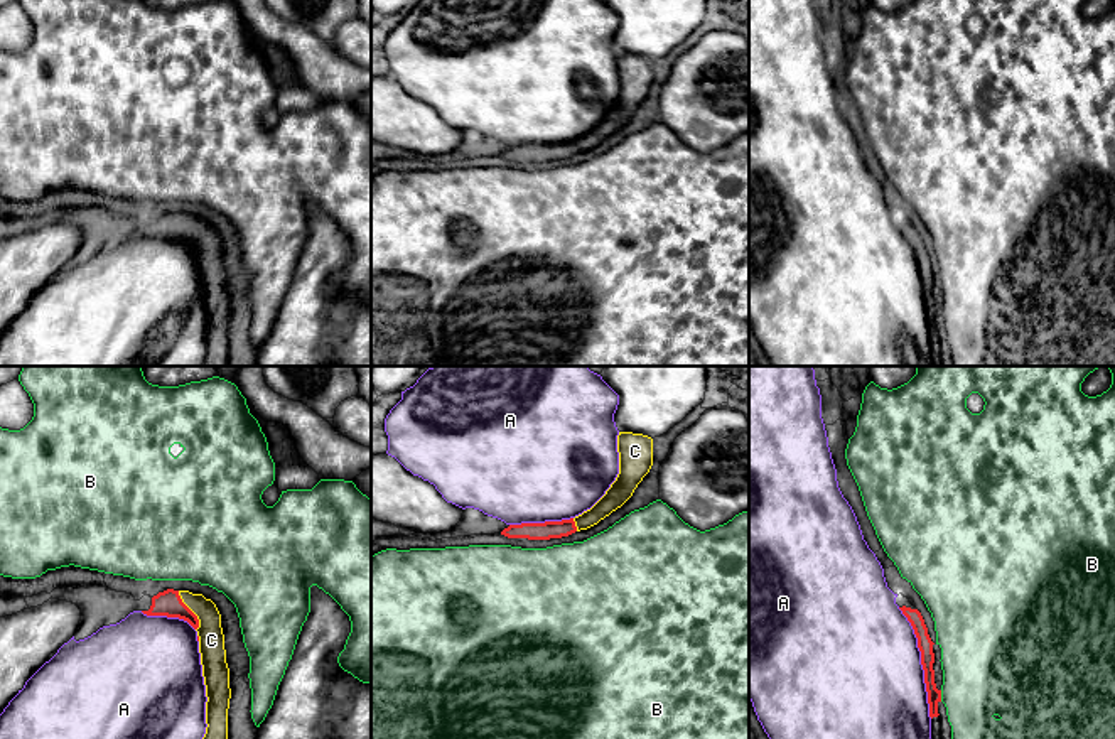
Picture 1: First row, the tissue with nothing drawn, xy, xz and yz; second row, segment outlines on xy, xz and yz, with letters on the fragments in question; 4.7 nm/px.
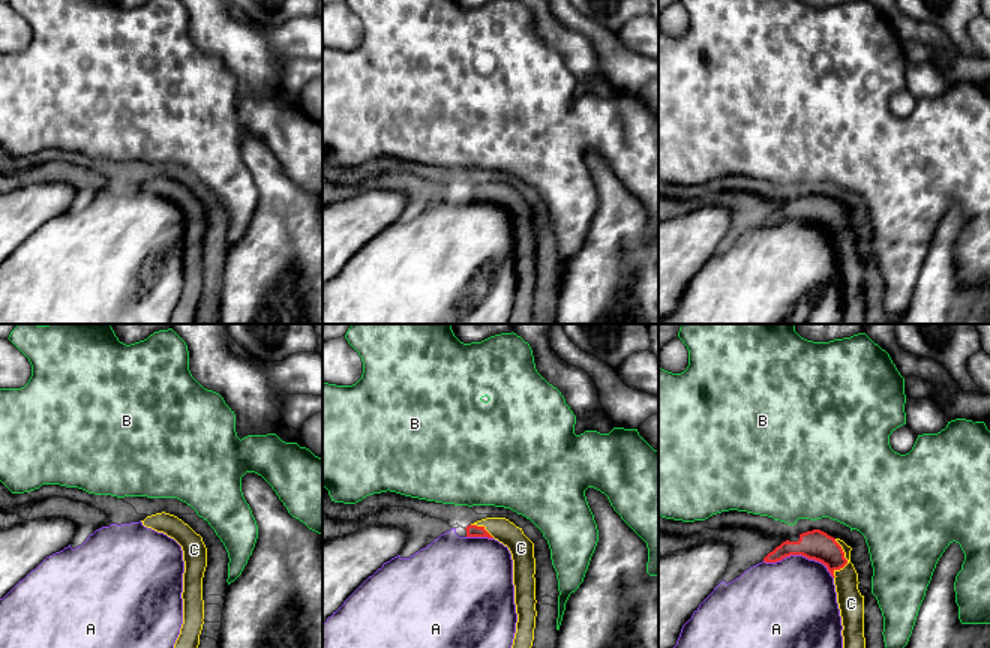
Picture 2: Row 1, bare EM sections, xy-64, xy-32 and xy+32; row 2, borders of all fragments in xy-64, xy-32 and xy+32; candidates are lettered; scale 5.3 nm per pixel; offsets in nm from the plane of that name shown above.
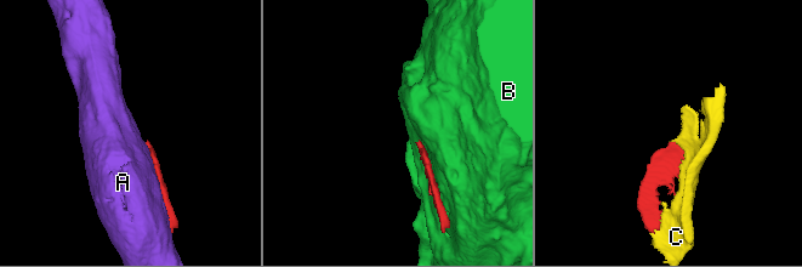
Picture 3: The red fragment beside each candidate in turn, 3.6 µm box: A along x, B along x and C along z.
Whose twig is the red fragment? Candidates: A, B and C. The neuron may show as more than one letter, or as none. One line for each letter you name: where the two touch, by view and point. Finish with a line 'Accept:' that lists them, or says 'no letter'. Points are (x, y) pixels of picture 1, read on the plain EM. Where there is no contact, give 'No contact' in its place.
C: Touches red at xy (191, 233)
Accept: C

